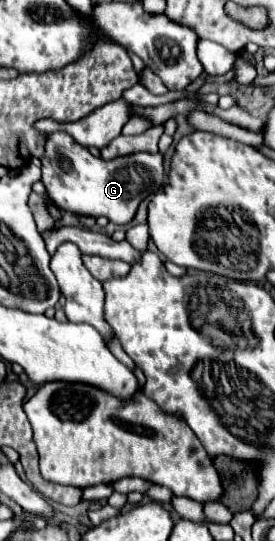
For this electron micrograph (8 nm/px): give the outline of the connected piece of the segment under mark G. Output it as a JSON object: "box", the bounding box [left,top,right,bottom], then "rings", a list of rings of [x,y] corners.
{"box":[43,132,163,224],"rings":[[[53,132],[47,140],[47,150],[43,156],[43,184],[47,188],[49,198],[61,208],[67,210],[71,214],[79,214],[79,216],[107,216],[113,224],[129,224],[137,212],[139,202],[155,188],[155,182],[163,182],[163,156],[161,154],[147,154],[147,152],[139,152],[139,154],[129,154],[123,158],[115,158],[115,160],[101,160],[95,158],[87,148],[79,146],[67,132]]]}

